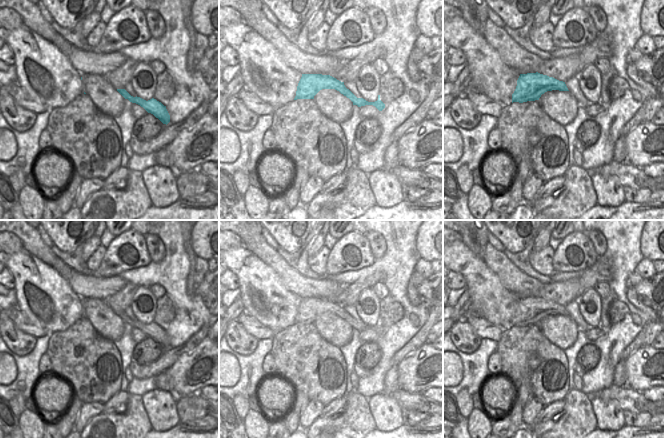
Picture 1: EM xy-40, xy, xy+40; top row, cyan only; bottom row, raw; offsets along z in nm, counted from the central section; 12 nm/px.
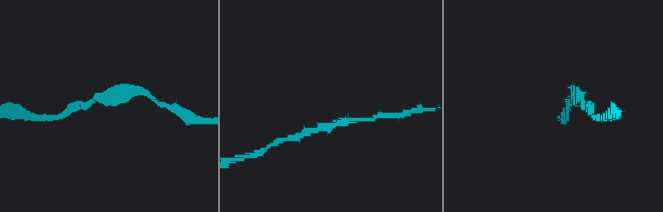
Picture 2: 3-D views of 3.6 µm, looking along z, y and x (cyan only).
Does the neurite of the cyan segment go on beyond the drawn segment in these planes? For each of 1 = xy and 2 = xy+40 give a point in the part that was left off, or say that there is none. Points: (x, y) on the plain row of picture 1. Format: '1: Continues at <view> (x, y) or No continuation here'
1: No continuation here
2: No continuation here

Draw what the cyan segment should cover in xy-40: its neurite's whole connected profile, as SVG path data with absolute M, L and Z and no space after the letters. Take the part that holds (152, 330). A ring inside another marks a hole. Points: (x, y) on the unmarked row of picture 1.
M117 313L117 315L125 322L128 323L132 327L136 327L143 331L148 337L153 338L156 342L158 342L163 348L168 348L170 346L170 339L161 326L152 322L148 325L140 322L131 320L125 313Z

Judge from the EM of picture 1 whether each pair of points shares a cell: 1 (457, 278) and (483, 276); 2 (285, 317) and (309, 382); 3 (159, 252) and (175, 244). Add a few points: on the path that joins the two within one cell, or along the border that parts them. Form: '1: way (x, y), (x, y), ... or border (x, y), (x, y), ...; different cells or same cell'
1: border (453, 270), (464, 278), (465, 286); different cells
2: border (294, 324), (275, 332); different cells
3: border (148, 233), (154, 233), (164, 246), (160, 262); different cells

